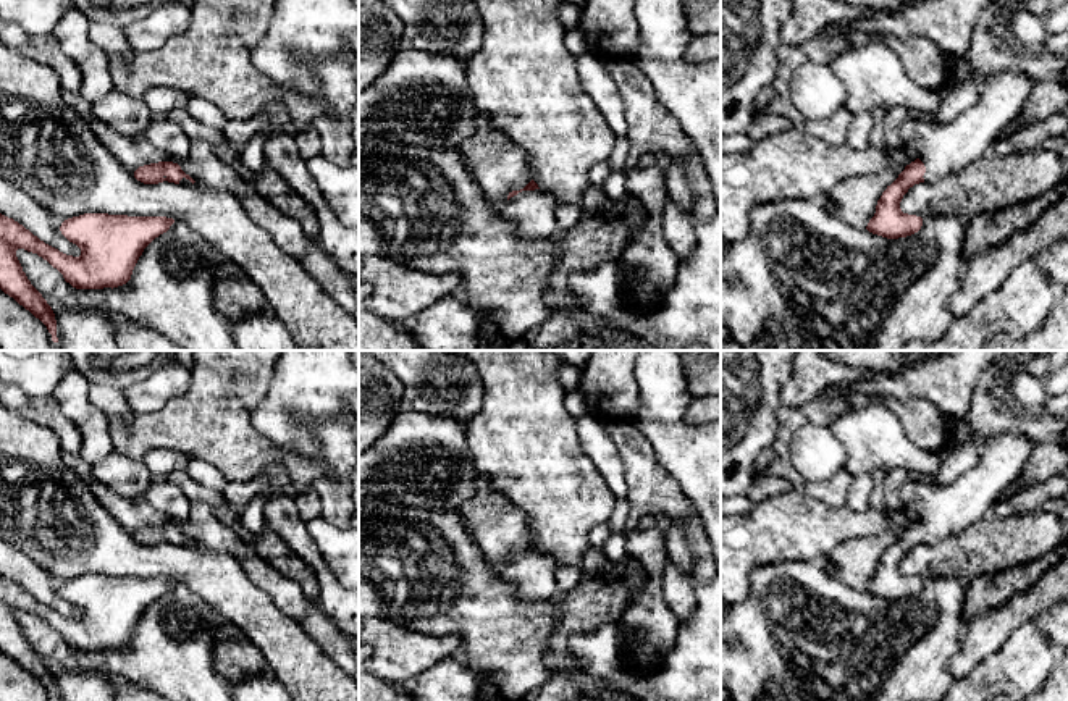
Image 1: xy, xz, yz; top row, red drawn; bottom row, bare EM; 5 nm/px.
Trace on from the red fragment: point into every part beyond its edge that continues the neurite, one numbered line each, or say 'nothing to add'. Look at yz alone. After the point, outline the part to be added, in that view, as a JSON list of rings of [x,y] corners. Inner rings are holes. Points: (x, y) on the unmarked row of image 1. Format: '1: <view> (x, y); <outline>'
1: yz (944, 512); [[[1015,433],[984,438],[979,462],[945,488],[906,481],[900,489],[905,509],[916,515],[934,544],[990,515],[990,507],[1016,483],[1037,441]]]

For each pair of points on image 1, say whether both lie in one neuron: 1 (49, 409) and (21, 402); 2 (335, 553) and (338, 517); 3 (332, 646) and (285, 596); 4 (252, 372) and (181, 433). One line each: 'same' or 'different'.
1: same
2: different
3: same
4: same

